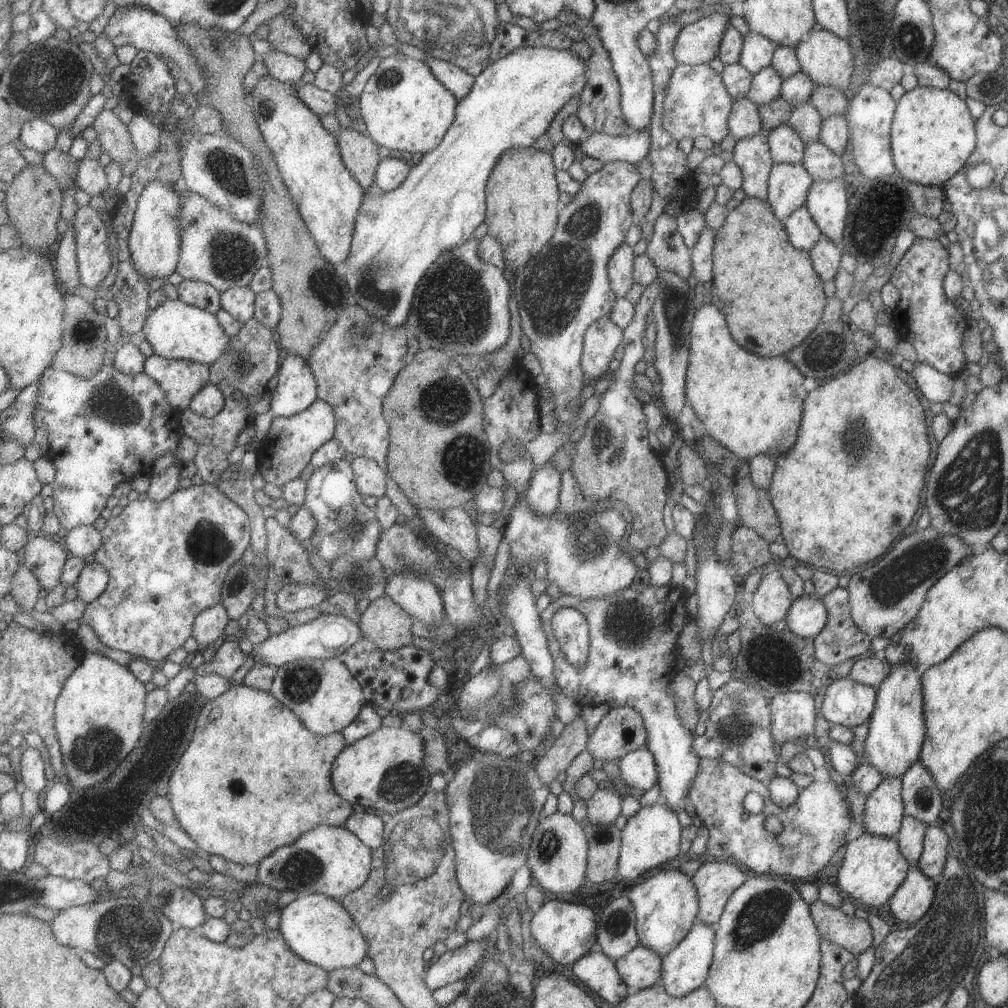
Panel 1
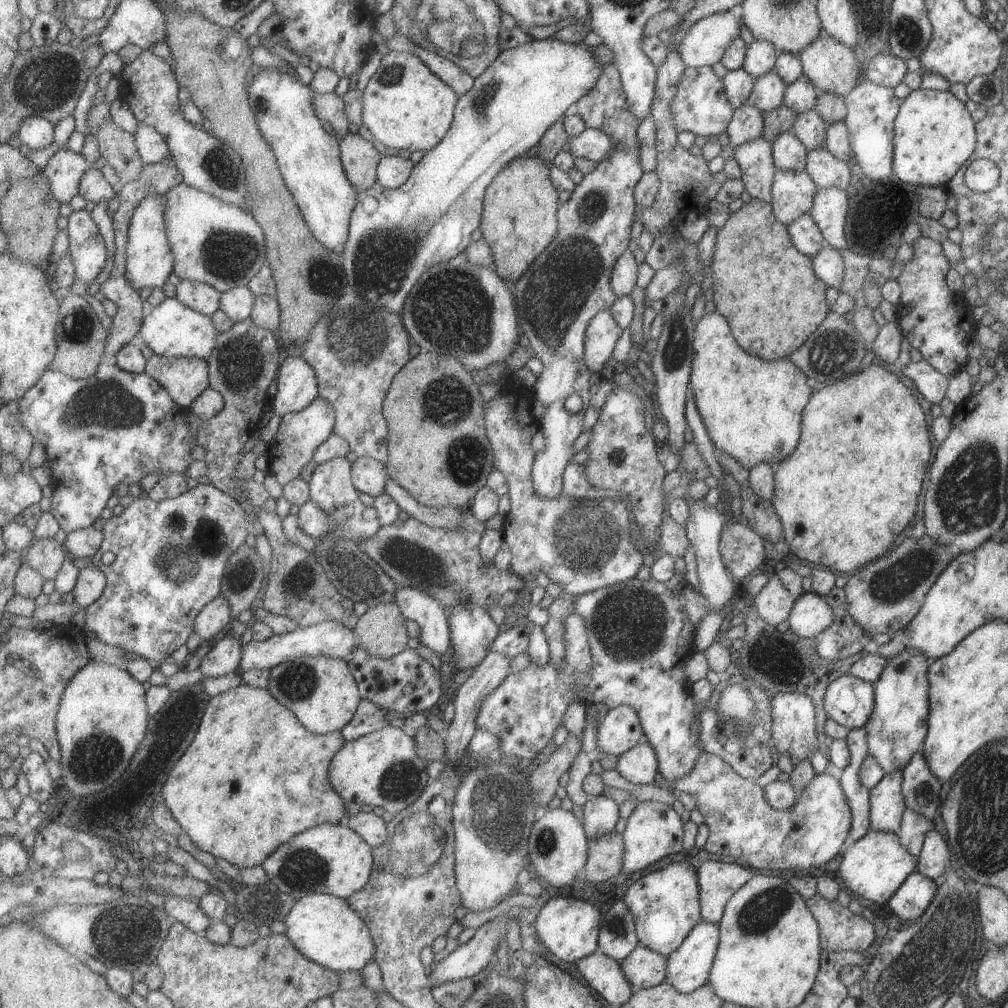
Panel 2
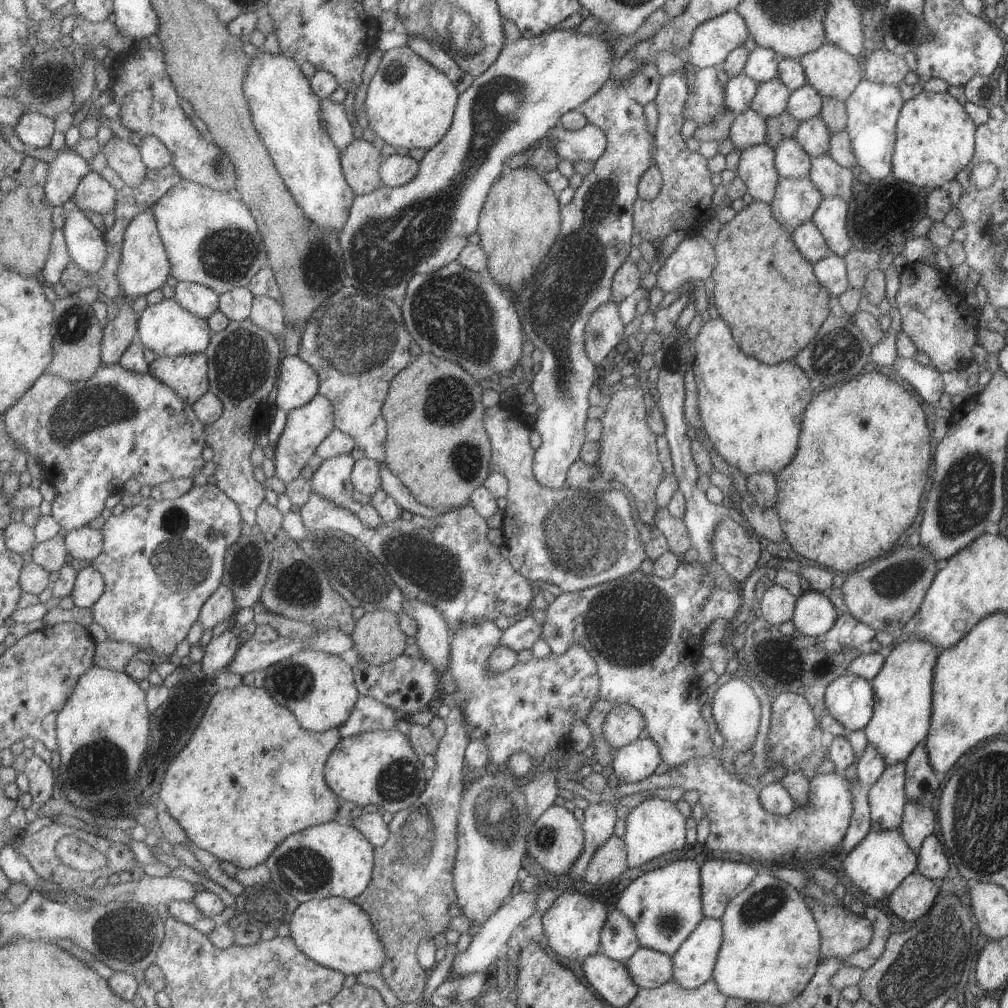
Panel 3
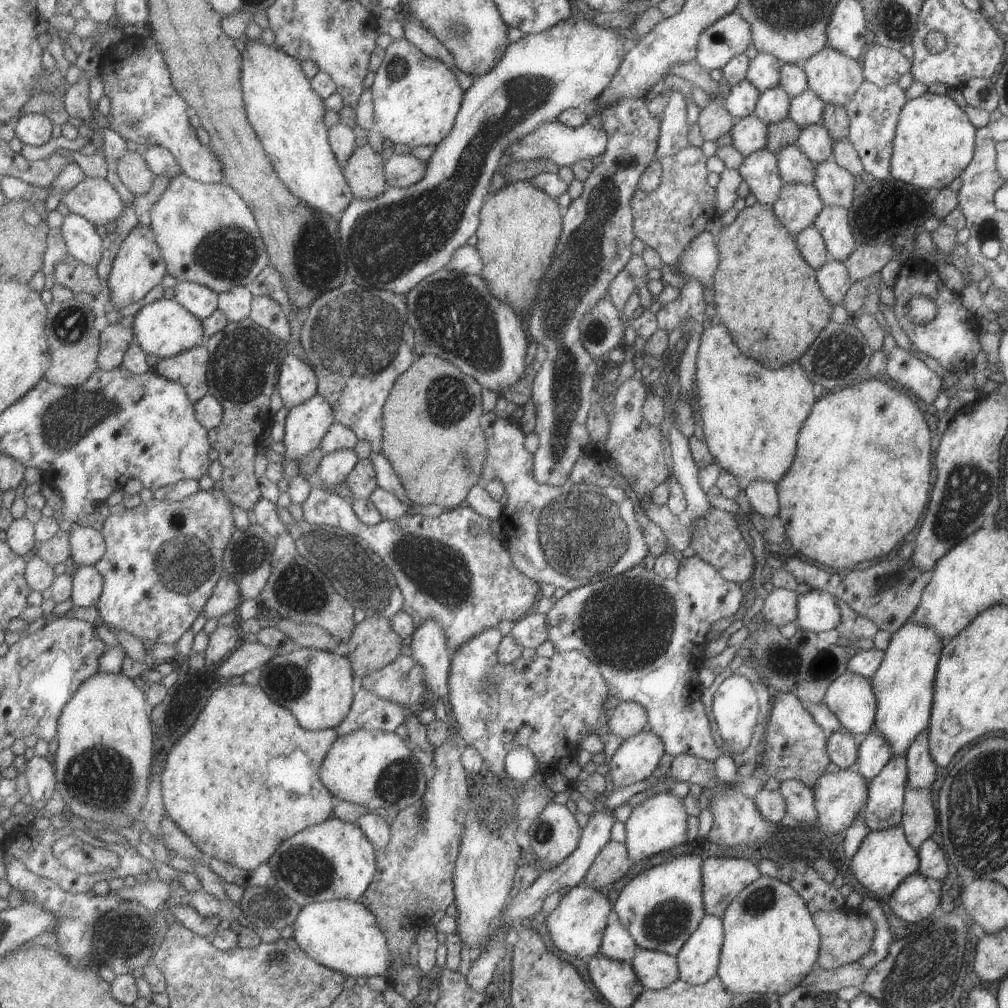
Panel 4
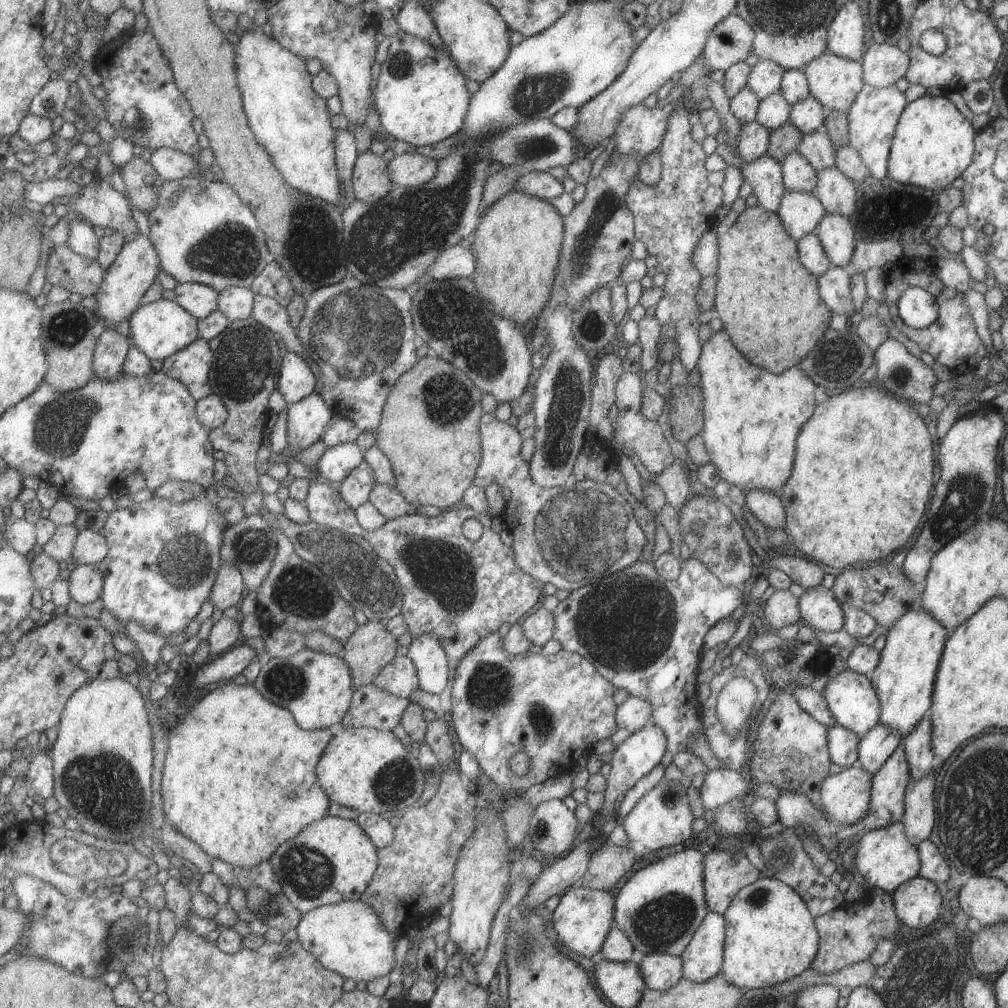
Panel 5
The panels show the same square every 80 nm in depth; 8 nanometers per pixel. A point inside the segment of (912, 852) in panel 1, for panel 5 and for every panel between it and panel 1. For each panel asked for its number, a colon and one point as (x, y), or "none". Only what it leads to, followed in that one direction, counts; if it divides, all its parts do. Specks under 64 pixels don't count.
2: (913, 826)
3: (918, 820)
4: (918, 821)
5: (919, 809)

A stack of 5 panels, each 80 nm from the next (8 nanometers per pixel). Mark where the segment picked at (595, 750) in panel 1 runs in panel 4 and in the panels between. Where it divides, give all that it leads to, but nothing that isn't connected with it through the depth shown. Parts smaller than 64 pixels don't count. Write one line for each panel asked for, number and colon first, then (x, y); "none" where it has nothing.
2: (620, 729)
3: (623, 724)
4: (628, 718)

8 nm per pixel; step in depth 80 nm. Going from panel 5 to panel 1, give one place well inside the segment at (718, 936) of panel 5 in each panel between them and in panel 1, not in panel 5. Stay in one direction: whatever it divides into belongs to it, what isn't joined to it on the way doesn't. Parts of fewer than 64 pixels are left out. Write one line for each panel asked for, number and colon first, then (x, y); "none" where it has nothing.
1: (683, 969)
2: (687, 967)
3: (693, 962)
4: (697, 960)

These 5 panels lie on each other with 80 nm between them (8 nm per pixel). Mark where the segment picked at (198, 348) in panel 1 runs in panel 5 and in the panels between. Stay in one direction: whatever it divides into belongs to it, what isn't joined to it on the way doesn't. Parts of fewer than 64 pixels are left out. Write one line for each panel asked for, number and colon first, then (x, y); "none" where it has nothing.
2: (172, 329)
3: (168, 329)
4: (165, 328)
5: (161, 329)

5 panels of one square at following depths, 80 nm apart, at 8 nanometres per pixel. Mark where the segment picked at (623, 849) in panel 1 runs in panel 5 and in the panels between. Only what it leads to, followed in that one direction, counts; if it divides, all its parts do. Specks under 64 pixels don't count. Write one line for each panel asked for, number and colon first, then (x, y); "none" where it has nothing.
2: (653, 829)
3: (655, 826)
4: (659, 822)
5: (661, 818)

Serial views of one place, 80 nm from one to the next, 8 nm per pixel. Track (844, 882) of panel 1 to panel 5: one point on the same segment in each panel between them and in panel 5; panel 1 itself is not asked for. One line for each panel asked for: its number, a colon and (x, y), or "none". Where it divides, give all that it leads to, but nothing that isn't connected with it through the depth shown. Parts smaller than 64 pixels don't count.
2: (874, 866)
3: (880, 861)
4: (884, 858)
5: (884, 859)

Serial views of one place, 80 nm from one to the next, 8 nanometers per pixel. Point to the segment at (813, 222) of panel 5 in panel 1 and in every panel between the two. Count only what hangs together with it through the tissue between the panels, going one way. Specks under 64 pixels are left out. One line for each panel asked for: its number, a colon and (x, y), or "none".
1: (787, 185)
2: (792, 192)
3: (795, 200)
4: (797, 205)

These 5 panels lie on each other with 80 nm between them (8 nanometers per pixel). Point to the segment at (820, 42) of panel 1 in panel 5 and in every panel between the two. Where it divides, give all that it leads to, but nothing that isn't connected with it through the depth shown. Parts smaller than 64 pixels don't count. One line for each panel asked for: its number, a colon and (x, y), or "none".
2: (830, 66)
3: (833, 73)
4: (833, 77)
5: (834, 82)

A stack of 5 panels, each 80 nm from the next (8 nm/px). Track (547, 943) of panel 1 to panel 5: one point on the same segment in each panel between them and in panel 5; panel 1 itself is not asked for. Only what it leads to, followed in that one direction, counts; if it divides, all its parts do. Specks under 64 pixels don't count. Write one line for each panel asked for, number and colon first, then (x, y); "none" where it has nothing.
2: (568, 927)
3: (572, 924)
4: (576, 925)
5: (583, 916)

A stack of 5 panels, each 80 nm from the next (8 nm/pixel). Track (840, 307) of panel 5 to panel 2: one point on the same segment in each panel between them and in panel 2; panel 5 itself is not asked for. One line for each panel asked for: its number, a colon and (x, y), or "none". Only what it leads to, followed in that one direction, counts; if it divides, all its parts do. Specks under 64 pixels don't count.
2: (828, 264)
3: (830, 272)
4: (832, 278)

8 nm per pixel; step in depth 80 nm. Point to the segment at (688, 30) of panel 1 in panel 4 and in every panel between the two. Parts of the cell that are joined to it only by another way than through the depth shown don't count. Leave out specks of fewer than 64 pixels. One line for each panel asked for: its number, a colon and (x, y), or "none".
2: (704, 43)
3: (712, 41)
4: (728, 36)

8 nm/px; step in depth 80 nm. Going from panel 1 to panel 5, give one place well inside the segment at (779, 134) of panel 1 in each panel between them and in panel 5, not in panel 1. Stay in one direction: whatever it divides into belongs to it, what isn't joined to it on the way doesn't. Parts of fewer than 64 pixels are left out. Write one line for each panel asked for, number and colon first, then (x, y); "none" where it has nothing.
2: (788, 154)
3: (790, 161)
4: (793, 166)
5: (797, 174)

